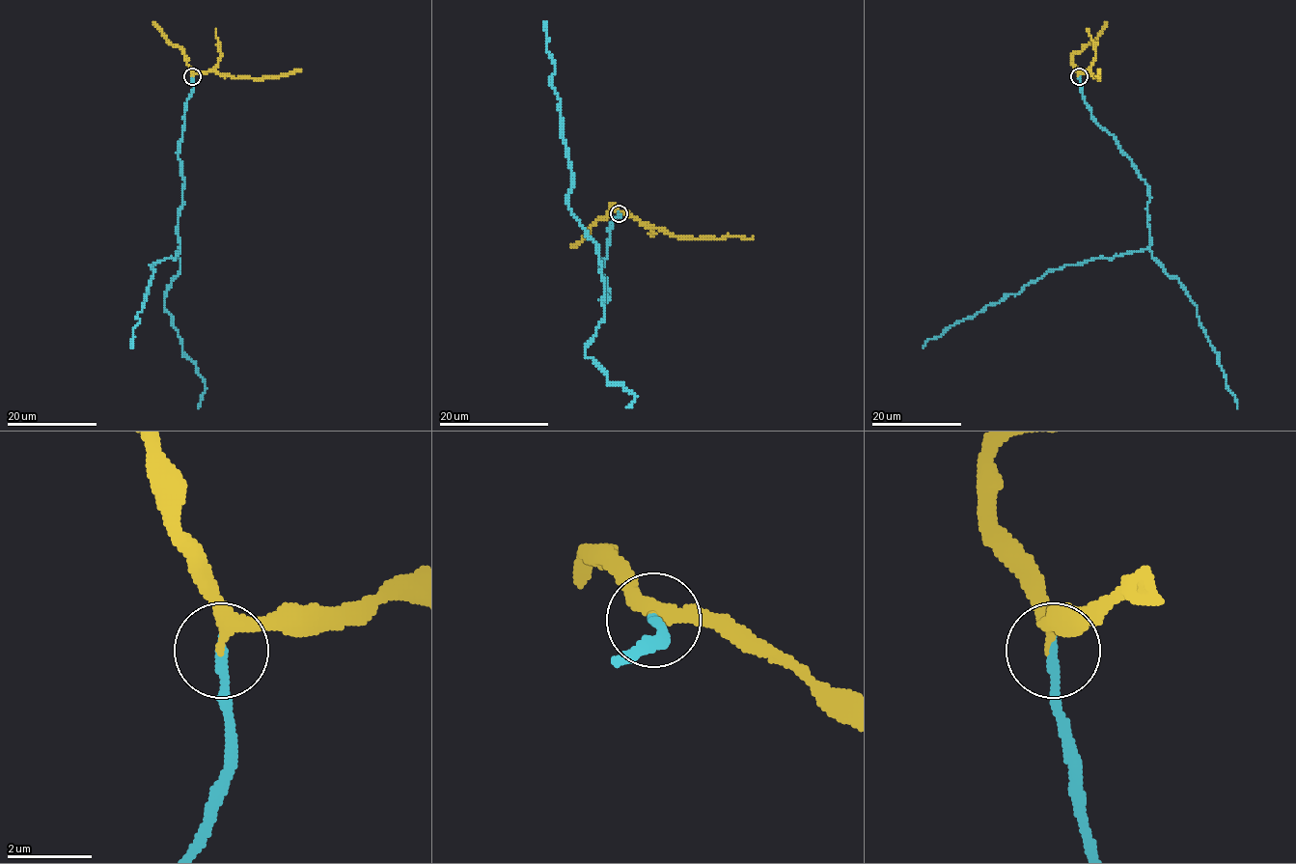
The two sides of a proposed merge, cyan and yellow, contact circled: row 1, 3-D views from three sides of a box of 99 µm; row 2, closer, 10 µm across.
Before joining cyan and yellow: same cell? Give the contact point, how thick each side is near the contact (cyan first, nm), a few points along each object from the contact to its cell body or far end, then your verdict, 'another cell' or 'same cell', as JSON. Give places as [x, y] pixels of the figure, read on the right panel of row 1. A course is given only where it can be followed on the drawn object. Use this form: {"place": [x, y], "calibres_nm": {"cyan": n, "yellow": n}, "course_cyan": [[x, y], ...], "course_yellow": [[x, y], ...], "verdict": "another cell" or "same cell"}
{"place": [1079, 76], "calibres_nm": {"cyan": 240, "yellow": 280}, "course_cyan": [[1079, 76], [1090, 117], [1113, 136], [1147, 186], [1150, 245], [1047, 270], [1016, 294], [930, 338], [923, 348]], "course_yellow": [[1079, 75], [1087, 70], [1099, 79], [1098, 69]], "verdict": "same cell"}

